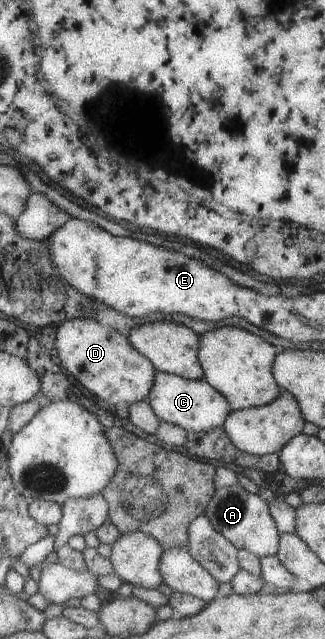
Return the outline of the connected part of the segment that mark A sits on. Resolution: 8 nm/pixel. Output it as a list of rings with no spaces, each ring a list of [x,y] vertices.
[[[238,483],[215,489],[204,514],[212,528],[233,544],[237,550],[247,550],[259,559],[274,555],[277,551],[279,532],[270,516],[266,501],[244,490]]]

